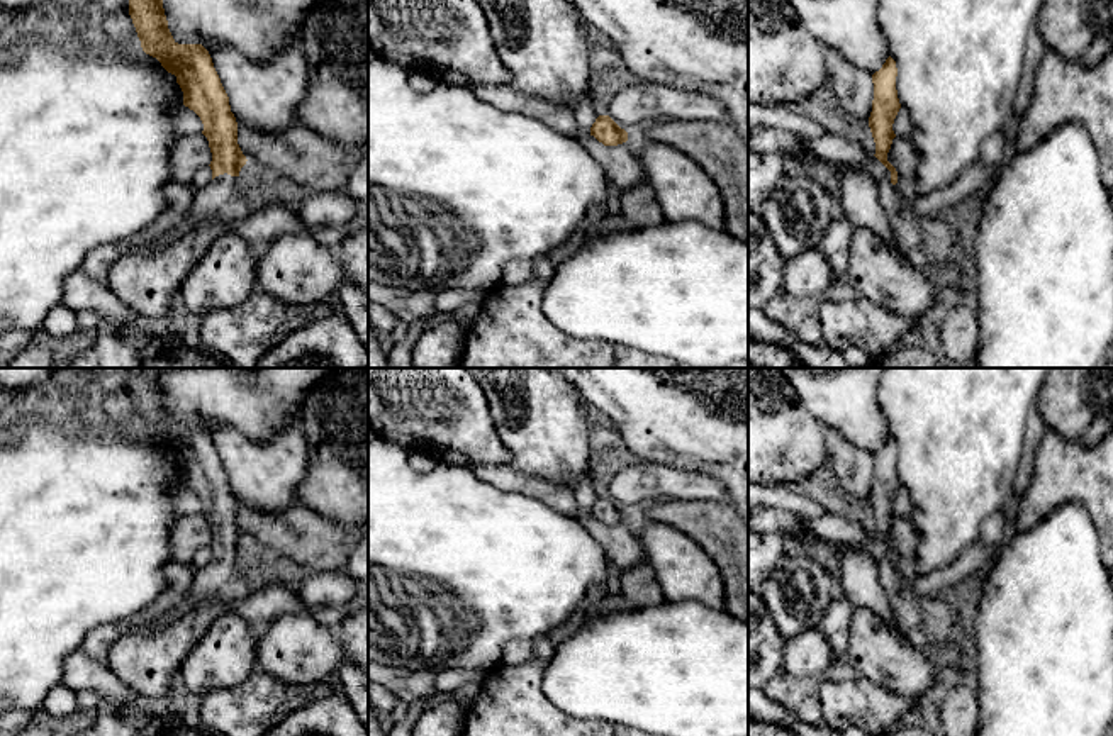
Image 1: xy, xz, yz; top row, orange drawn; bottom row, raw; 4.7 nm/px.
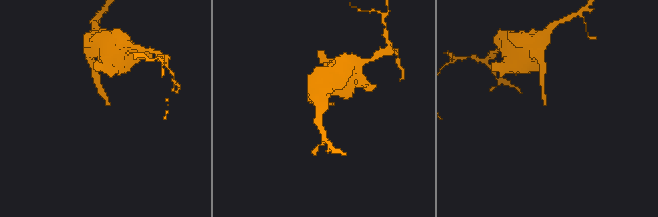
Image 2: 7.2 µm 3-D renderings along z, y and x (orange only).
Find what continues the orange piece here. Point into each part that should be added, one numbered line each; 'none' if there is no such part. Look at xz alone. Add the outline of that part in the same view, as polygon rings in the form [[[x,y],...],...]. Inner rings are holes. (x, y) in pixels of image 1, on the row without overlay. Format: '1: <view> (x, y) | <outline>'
none

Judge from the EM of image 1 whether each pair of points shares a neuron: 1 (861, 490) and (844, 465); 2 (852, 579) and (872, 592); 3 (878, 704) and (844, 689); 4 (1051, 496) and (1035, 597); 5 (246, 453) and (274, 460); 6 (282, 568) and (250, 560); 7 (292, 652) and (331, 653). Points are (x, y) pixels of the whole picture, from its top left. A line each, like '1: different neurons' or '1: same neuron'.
1: same neuron
2: same neuron
3: same neuron
4: different neurons
5: same neuron
6: same neuron
7: same neuron

